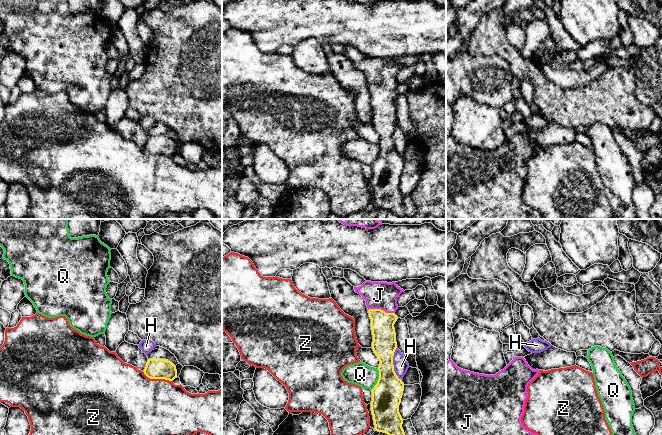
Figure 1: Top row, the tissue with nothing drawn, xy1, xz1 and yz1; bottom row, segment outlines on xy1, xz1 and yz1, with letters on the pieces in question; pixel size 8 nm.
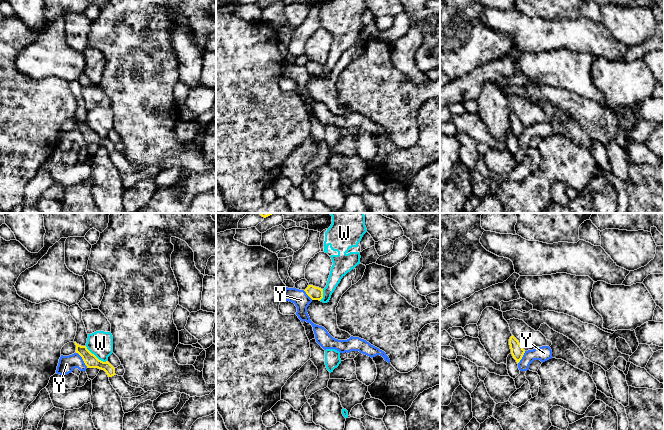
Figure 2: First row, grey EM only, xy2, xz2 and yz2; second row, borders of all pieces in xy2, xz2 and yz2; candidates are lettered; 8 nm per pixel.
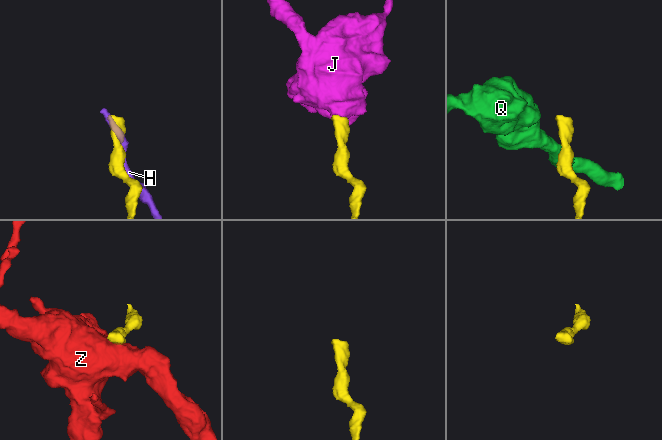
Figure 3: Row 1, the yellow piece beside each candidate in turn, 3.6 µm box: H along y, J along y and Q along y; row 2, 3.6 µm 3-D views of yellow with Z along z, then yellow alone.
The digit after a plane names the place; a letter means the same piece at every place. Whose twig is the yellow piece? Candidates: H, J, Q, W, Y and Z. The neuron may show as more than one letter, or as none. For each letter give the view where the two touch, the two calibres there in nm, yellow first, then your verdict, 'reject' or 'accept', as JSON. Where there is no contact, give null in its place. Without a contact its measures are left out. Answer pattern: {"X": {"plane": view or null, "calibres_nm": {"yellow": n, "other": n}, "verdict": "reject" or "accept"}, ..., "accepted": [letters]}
{"H": {"plane": "xz1", "calibres_nm": {"yellow": 240, "other": 120}, "verdict": "reject"}, "J": {"plane": "xz1", "calibres_nm": {"yellow": 190, "other": 220}, "verdict": "accept"}, "Q": {"plane": "xz1", "calibres_nm": {"yellow": 240, "other": 180}, "verdict": "reject"}, "W": {"plane": "xy2", "calibres_nm": {"yellow": 110, "other": 200}, "verdict": "reject"}, "Y": {"plane": "xy2", "calibres_nm": {"yellow": 110, "other": 130}, "verdict": "reject"}, "Z": {"plane": "xy1", "calibres_nm": {"yellow": 160, "other": 460}, "verdict": "reject"}, "accepted": ["J"]}

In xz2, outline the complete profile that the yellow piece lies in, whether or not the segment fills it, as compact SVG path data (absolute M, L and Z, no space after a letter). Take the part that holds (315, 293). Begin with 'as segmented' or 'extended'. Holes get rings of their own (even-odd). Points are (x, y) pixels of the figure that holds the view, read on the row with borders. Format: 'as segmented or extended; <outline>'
as segmented; M308 285L308 287L304 291L312 300L320 301L323 298L323 289L319 287Z

